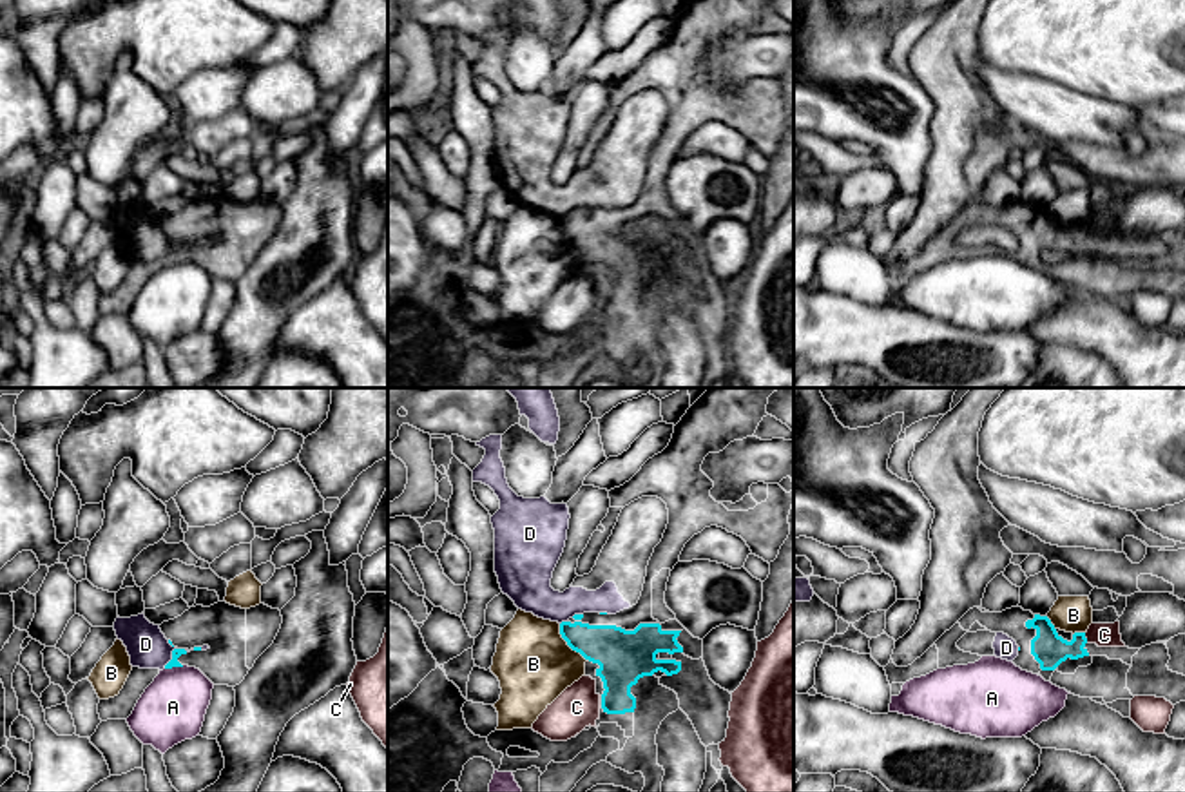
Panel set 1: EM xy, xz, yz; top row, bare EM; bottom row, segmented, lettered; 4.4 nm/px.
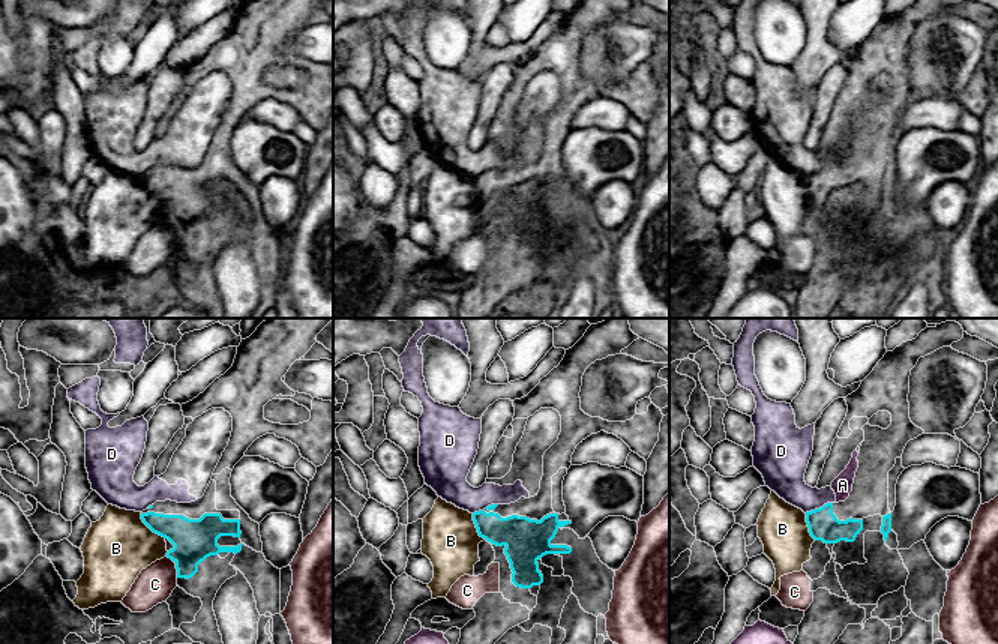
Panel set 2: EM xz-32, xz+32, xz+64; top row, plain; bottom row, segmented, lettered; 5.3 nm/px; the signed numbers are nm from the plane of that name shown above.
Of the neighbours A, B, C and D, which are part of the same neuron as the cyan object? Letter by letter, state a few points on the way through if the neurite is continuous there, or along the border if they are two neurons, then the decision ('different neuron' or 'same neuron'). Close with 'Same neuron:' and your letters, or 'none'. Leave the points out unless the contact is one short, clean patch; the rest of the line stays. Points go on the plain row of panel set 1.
A: border along xy (183, 260), (165, 263); different neuron
B: different neuron
C: border along yz (1084, 227), (1088, 236); different neuron
D: border along xy (169, 234), (173, 241), (171, 254), (163, 261); different neuron
Same neuron: none

